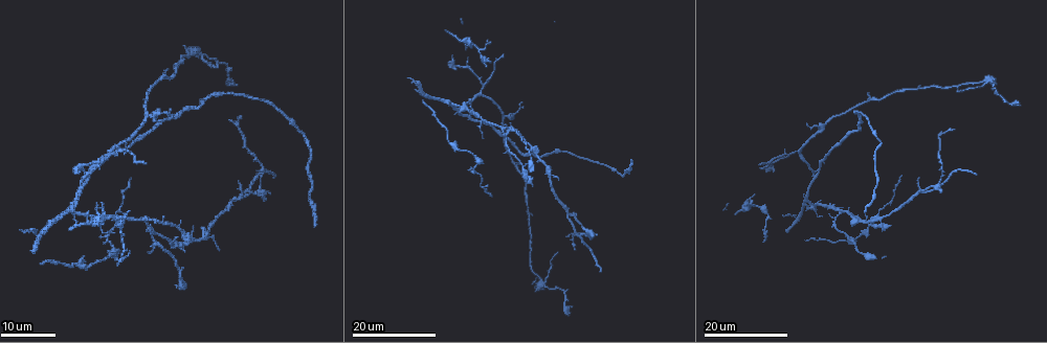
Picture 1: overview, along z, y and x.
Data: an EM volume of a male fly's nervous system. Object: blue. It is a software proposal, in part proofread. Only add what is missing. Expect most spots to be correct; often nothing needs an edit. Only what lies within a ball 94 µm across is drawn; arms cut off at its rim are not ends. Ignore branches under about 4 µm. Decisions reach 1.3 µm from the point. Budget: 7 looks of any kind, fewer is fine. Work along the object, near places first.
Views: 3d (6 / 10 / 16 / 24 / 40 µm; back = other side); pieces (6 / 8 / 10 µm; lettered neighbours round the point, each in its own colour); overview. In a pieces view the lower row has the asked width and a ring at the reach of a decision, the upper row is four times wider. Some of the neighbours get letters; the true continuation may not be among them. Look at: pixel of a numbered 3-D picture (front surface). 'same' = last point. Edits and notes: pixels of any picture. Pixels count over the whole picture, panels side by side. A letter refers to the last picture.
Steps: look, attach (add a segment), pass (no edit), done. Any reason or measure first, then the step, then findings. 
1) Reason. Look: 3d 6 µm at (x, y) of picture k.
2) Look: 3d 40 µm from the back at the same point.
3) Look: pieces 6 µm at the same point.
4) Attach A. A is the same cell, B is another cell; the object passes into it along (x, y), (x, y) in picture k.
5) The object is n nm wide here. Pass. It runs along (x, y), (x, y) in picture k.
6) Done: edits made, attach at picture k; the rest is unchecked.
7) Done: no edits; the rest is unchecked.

Free end. Look: 3d 24 µm at (751, 199) of picture 1.

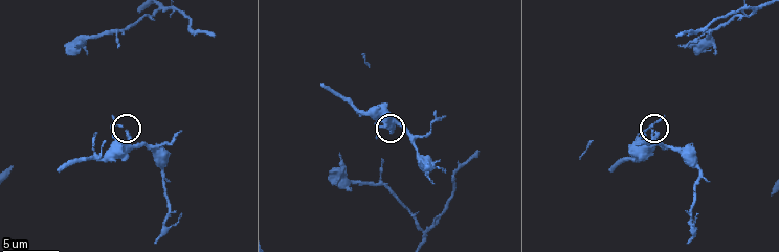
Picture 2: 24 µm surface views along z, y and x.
What lies round it. Look: pieces 10 µm at (125, 130) of picture 2.

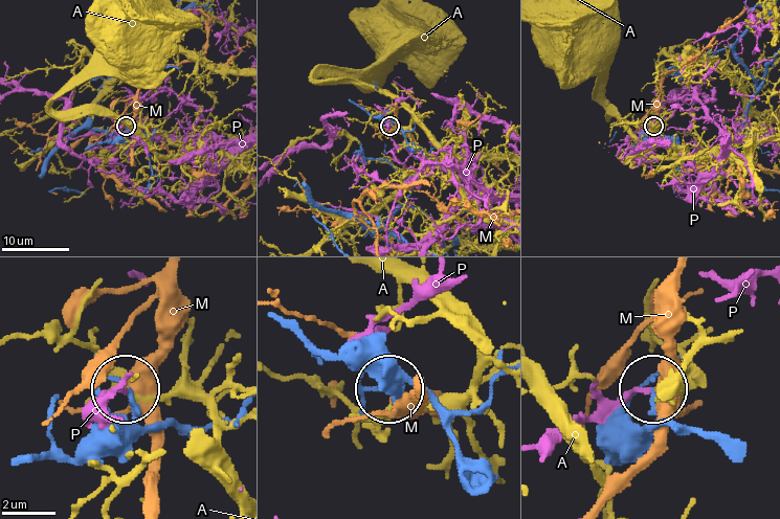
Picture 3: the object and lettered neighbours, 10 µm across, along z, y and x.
Pass. A, M and P are other cells; none of them fits.

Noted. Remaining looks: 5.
Thin end. Look: 3d 24 µm at (103, 235) of picture 1.

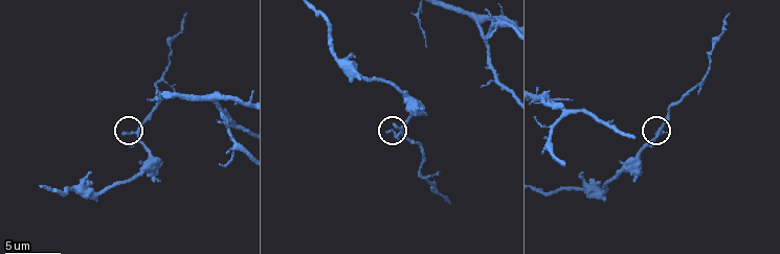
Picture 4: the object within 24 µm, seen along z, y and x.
Look: pieces 6 µm at (388, 129) of picture 4.

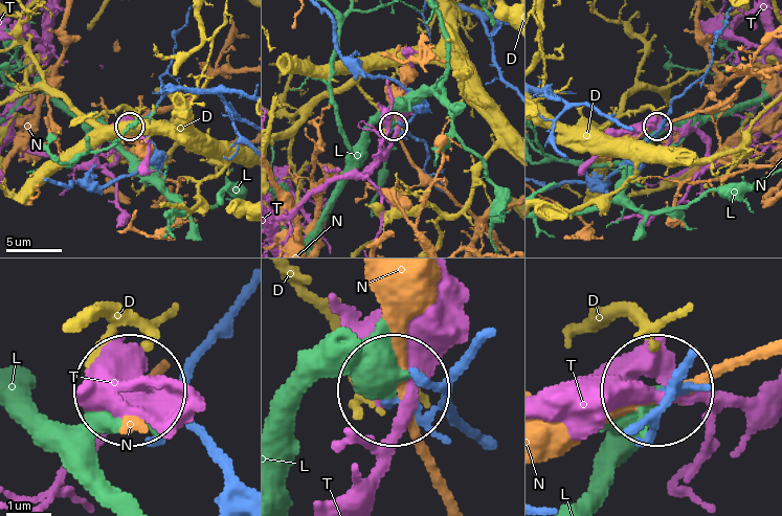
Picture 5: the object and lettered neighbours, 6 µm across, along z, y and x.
The object is 130 nm wide here. Pass. D, L, N and T are other cells; it runs along (473, 354), (437, 406), (395, 399) in picture 5; no lettered segment goes on from it.

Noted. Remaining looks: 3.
Thin end. Look: pieces 6 µm at (580, 174) of picture 4.

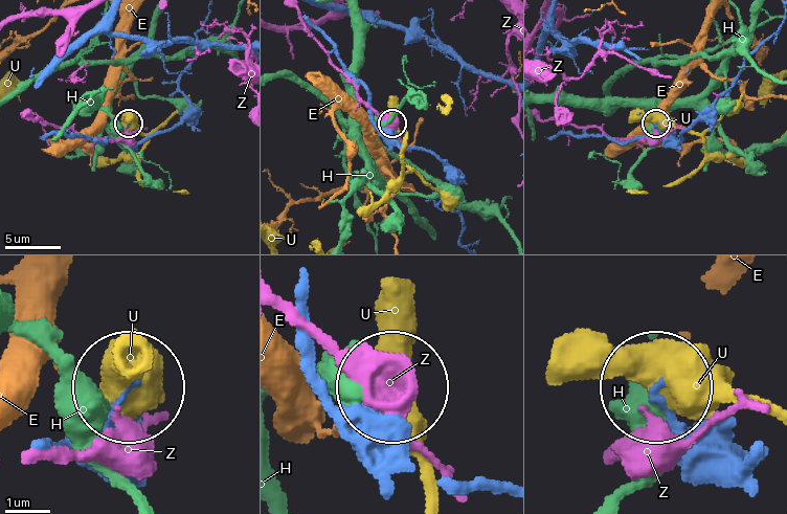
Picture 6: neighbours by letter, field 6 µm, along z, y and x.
Pass. E, H, U and Z are other cells; no lettered segment goes on from it.

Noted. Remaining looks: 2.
Done: no edits; the rest is unchecked.

